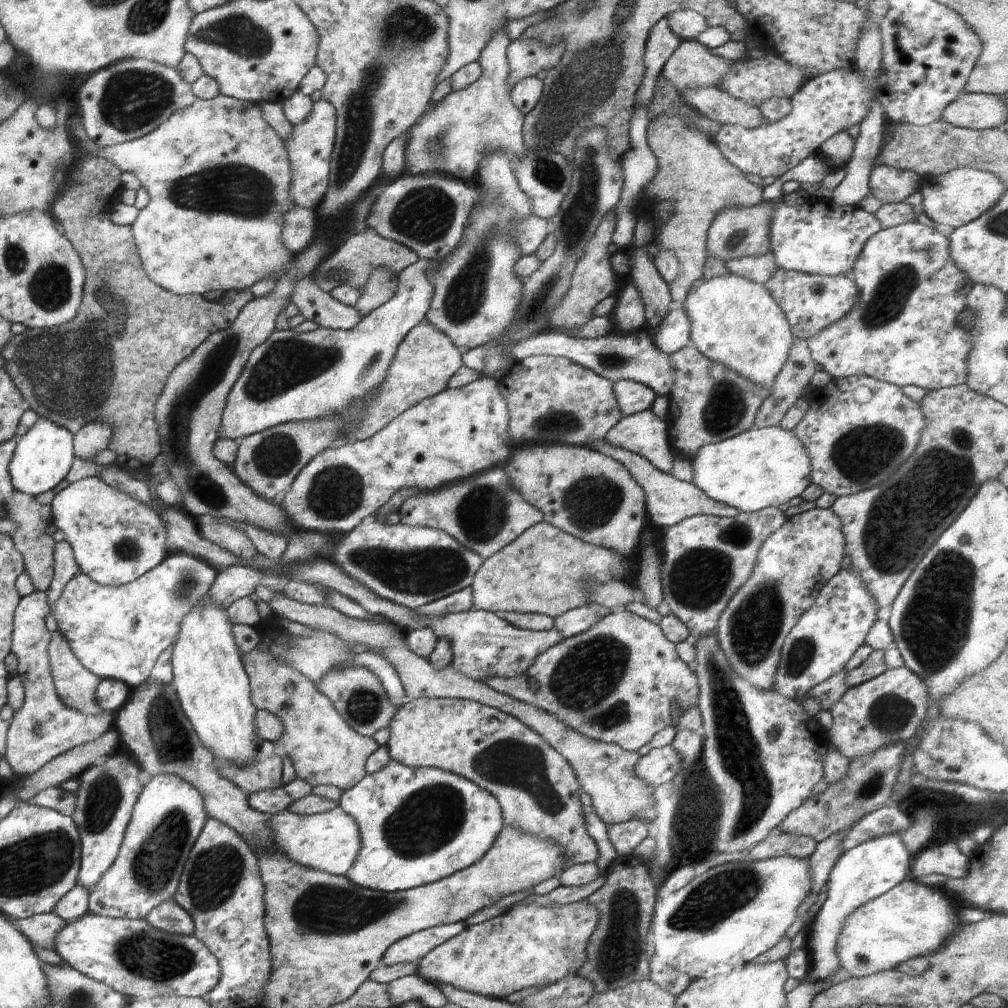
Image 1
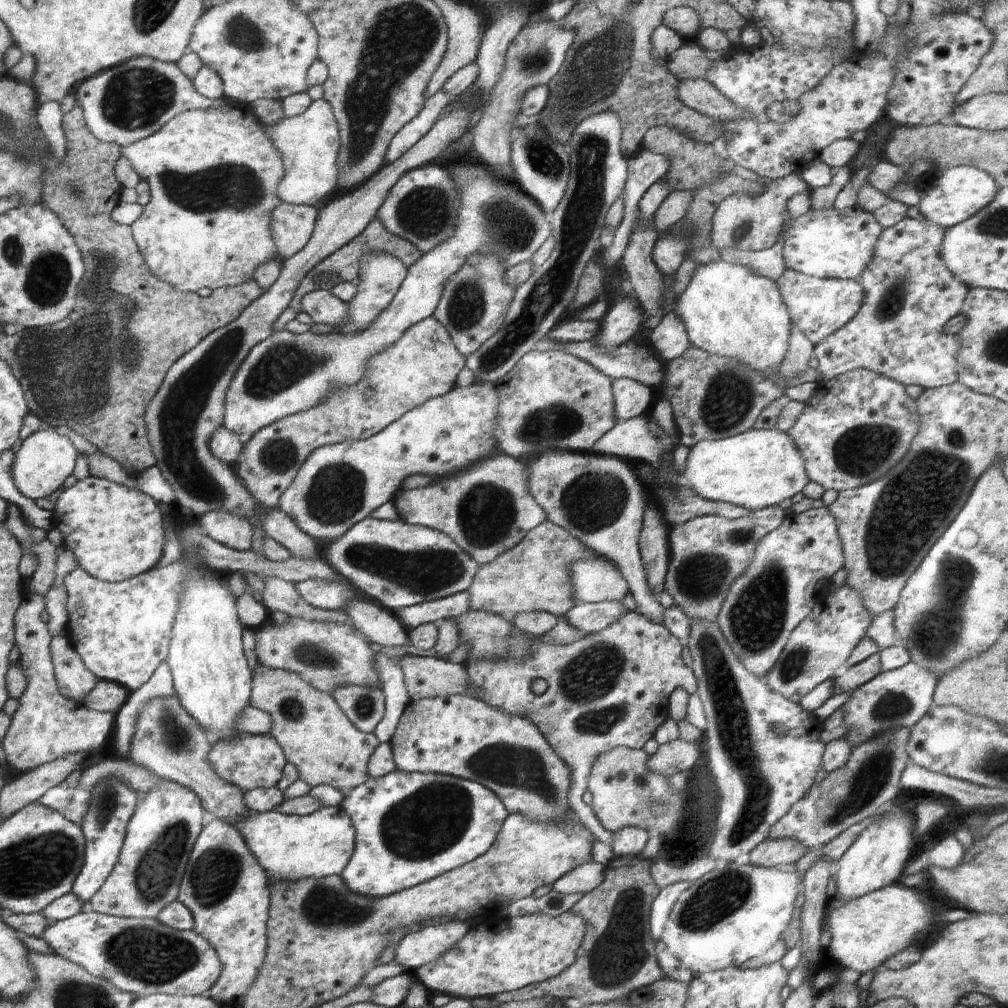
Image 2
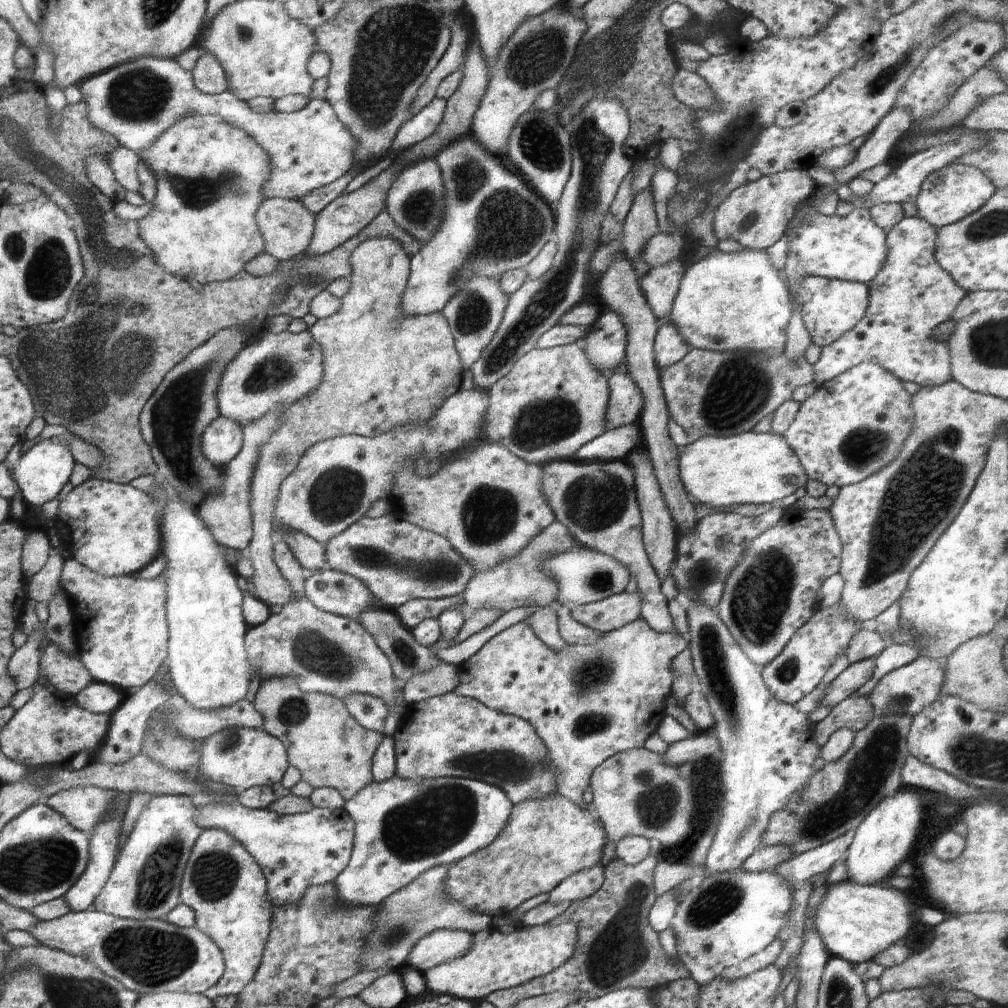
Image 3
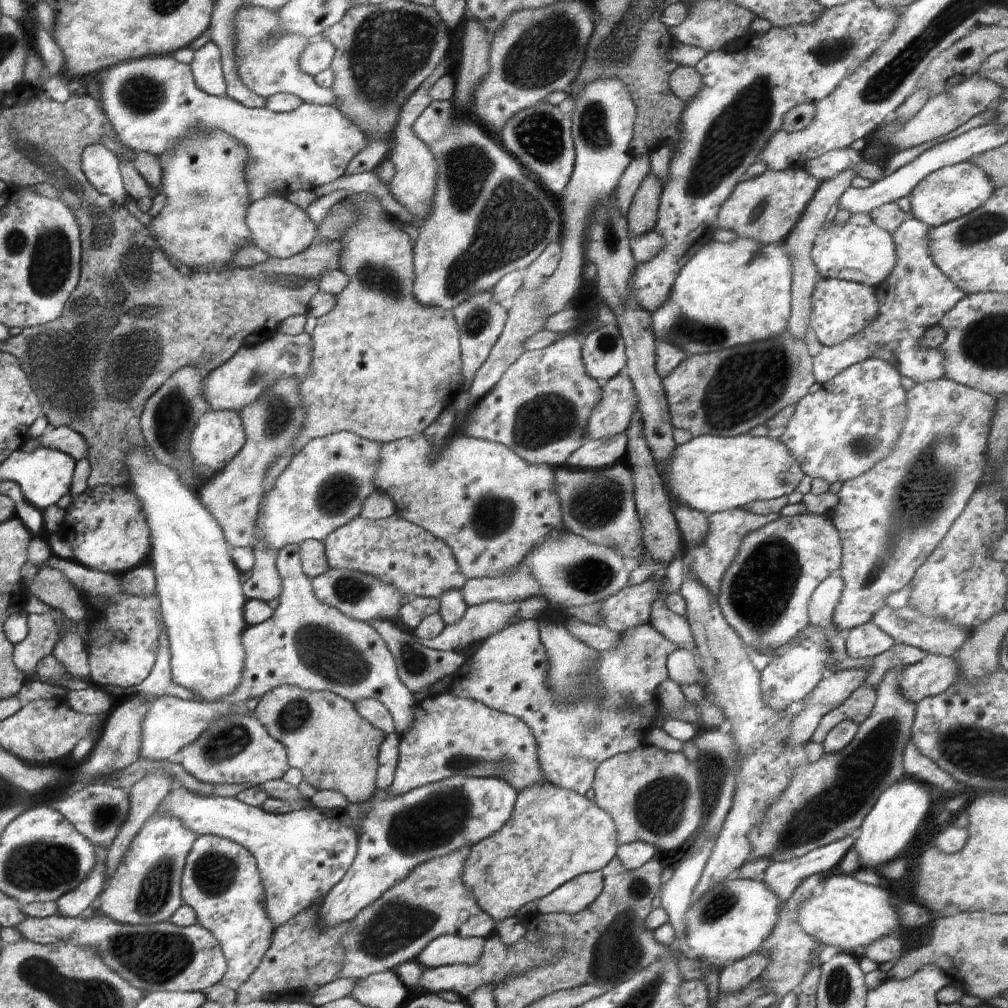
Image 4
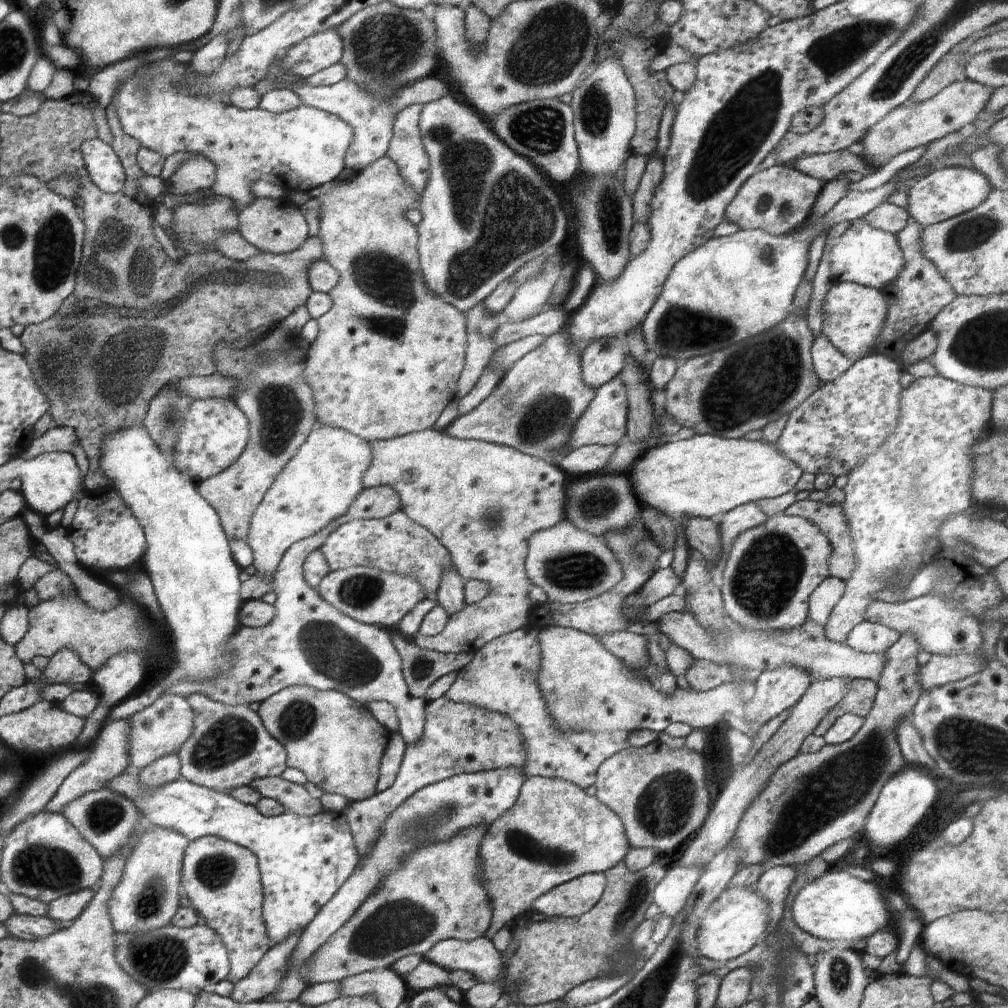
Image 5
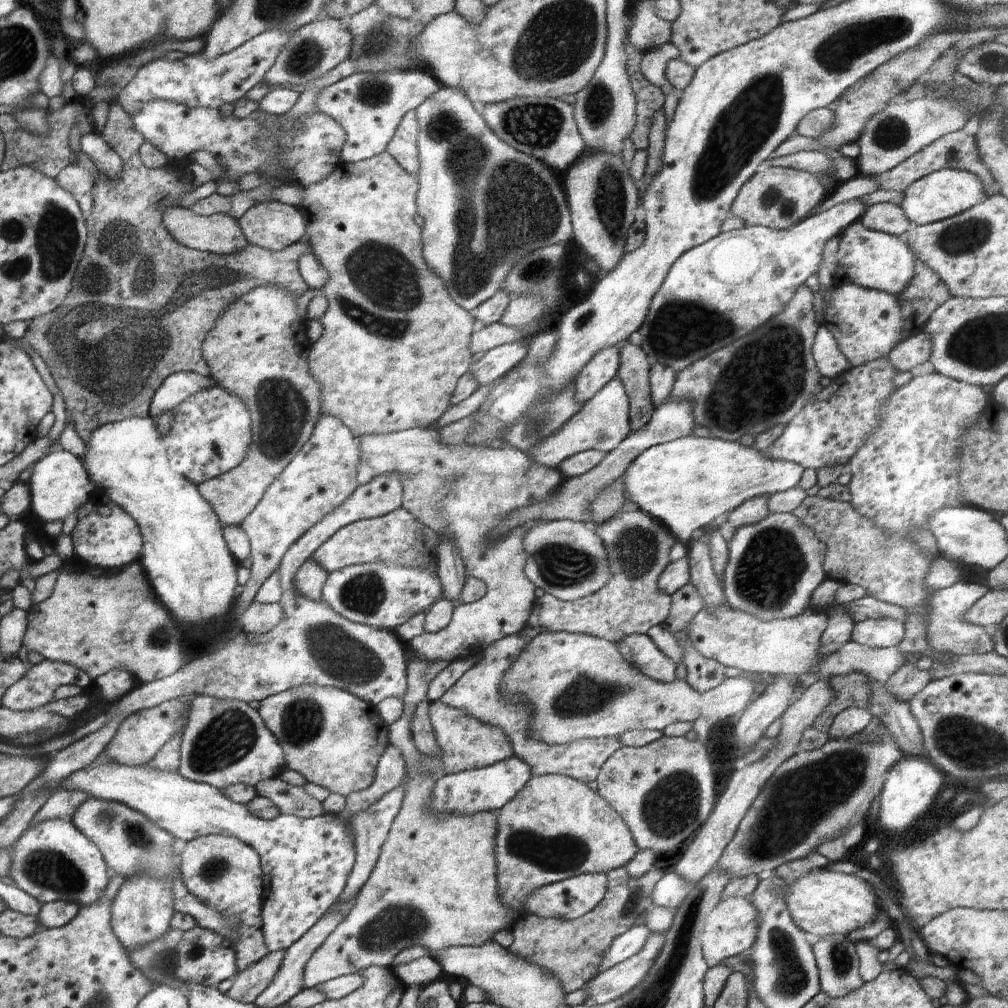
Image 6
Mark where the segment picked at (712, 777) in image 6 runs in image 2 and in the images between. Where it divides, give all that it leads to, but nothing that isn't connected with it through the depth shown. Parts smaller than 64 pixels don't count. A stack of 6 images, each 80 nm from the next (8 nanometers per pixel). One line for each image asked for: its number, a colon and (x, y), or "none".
2: (625, 793)
3: (634, 793)
4: (654, 797)
5: (660, 793)

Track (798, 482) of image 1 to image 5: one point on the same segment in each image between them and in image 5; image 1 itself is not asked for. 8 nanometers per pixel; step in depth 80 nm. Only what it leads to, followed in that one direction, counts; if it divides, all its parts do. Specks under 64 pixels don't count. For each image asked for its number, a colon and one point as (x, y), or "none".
2: (755, 469)
3: (750, 468)
4: (710, 473)
5: (703, 476)

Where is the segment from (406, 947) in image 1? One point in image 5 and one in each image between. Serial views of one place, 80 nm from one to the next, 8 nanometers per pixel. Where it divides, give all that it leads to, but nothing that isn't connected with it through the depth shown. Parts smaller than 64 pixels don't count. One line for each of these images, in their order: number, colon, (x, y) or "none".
2: (419, 947)
3: (440, 945)
4: (445, 950)
5: (480, 958)

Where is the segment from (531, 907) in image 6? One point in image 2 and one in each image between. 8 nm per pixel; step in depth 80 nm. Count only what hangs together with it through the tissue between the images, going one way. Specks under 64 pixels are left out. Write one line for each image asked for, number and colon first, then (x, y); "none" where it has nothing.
2: (582, 879)
3: (583, 883)
4: (575, 895)
5: (571, 899)

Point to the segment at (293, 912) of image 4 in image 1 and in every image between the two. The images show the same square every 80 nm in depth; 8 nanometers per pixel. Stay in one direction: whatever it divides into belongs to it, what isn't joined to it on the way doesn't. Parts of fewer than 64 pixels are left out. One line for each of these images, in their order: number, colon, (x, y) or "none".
1: (330, 841)
2: (320, 844)
3: (295, 851)

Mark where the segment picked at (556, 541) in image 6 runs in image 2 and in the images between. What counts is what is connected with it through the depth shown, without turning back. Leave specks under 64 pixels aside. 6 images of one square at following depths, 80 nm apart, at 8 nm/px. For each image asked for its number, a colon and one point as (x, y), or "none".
2: (593, 581)
3: (584, 575)
4: (572, 572)
5: (571, 565)

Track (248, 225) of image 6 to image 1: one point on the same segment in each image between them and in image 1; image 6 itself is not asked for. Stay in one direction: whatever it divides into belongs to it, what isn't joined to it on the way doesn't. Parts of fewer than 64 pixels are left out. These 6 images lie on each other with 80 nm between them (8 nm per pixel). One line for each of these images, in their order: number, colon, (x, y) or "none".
1: (300, 226)
2: (292, 225)
3: (287, 226)
4: (280, 228)
5: (275, 226)

